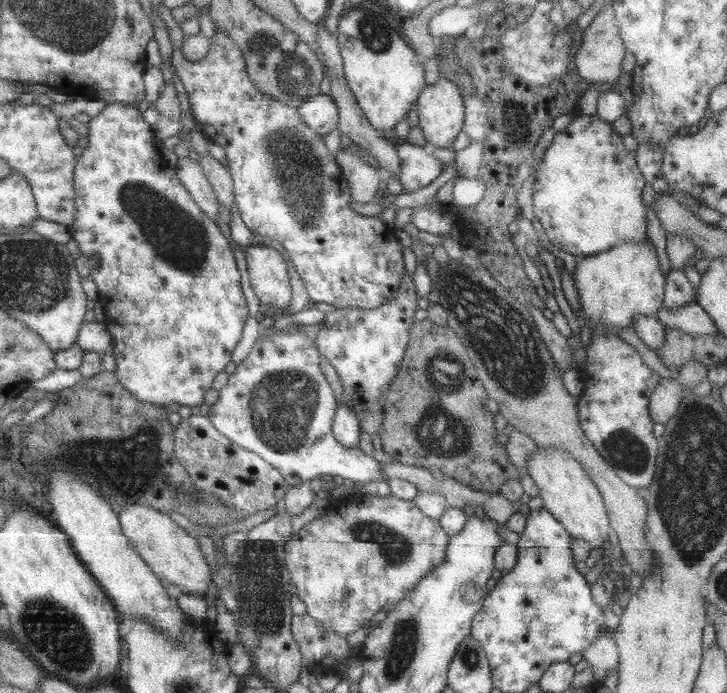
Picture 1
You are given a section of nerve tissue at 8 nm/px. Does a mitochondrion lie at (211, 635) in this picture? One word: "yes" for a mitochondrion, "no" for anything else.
no

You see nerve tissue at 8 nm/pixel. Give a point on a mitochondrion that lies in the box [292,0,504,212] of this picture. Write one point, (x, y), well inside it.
(376, 39)

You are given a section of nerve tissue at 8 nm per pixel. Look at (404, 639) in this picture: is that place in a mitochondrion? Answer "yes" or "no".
yes

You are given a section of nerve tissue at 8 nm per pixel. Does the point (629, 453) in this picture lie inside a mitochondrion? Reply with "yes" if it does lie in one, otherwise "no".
yes

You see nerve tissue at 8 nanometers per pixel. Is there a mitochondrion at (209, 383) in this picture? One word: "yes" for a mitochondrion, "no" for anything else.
no

